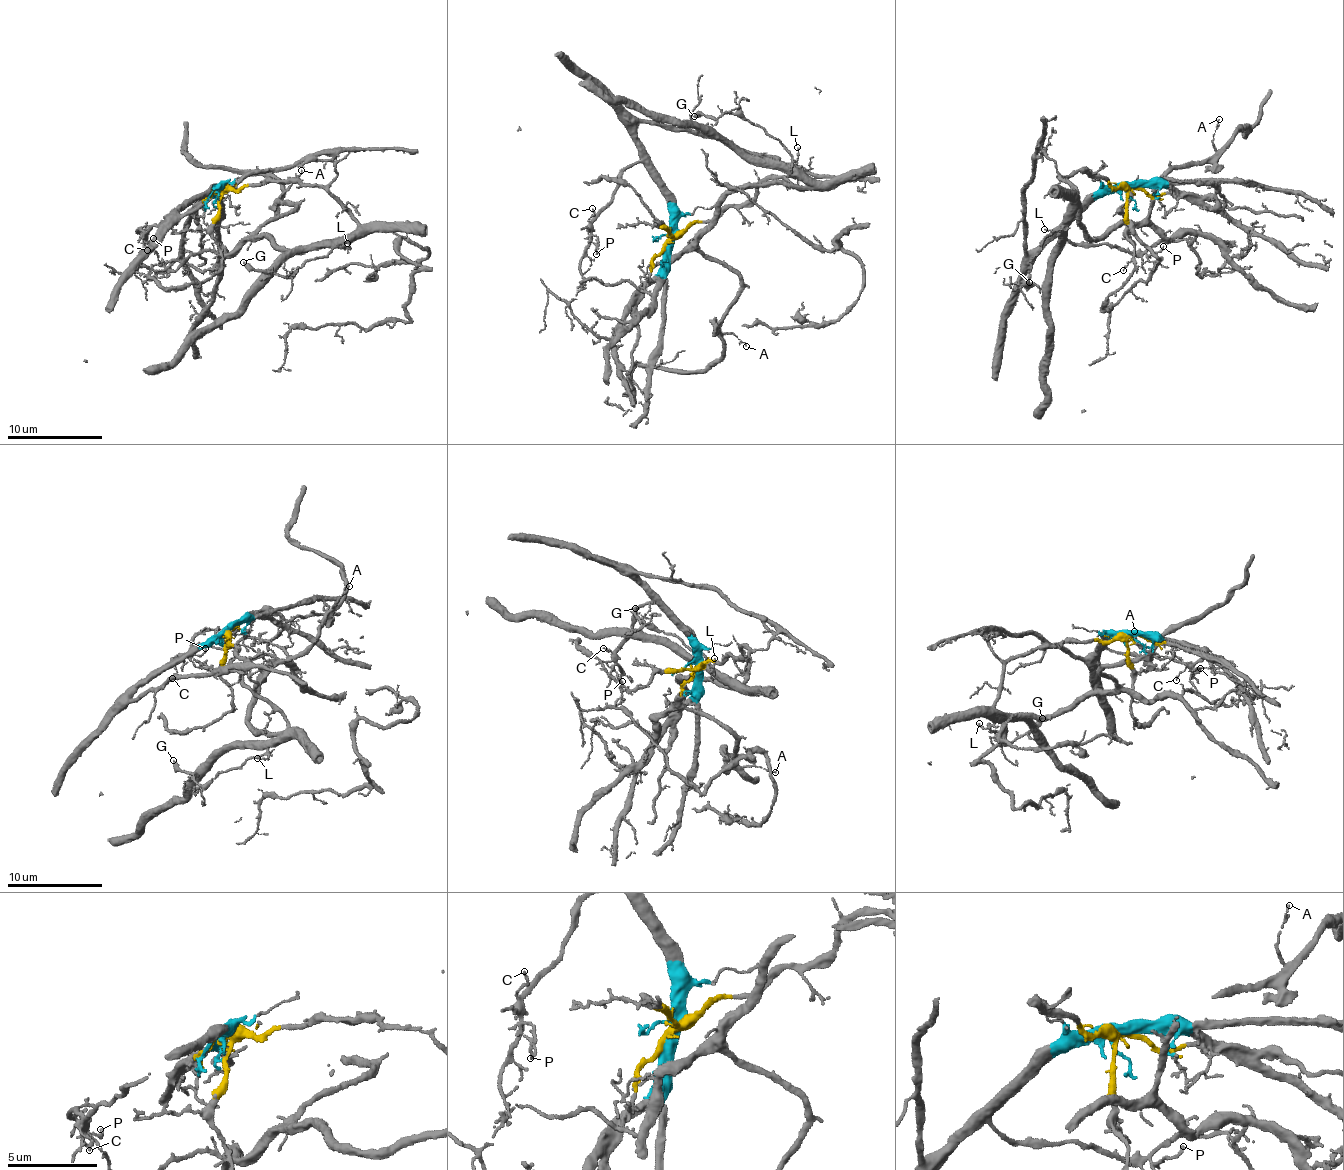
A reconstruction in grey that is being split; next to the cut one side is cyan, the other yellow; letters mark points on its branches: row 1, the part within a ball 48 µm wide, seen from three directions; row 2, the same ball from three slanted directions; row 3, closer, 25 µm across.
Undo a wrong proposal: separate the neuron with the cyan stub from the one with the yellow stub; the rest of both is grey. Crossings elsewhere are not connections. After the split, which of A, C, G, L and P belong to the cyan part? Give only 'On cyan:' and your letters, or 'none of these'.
On cyan: C, P

